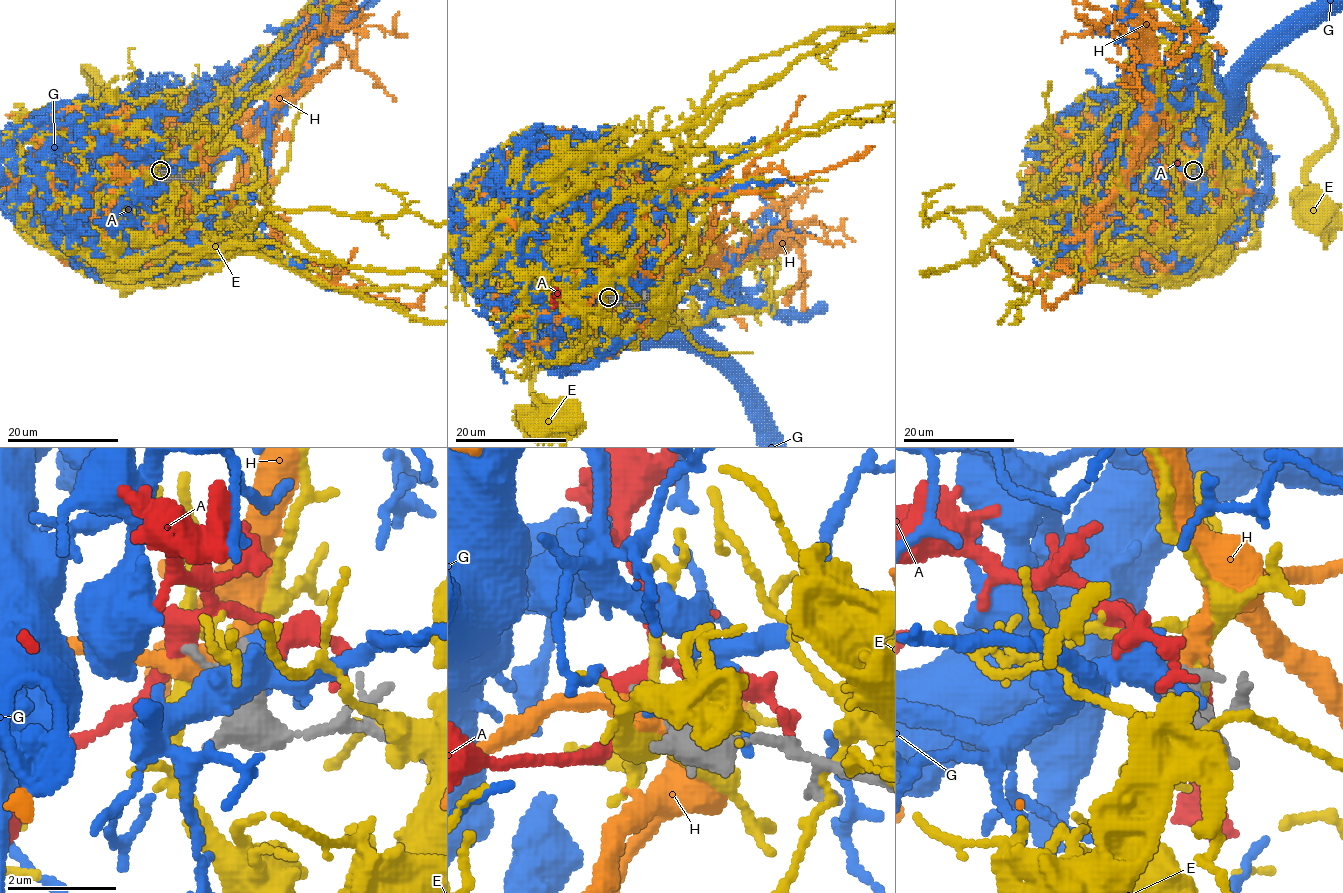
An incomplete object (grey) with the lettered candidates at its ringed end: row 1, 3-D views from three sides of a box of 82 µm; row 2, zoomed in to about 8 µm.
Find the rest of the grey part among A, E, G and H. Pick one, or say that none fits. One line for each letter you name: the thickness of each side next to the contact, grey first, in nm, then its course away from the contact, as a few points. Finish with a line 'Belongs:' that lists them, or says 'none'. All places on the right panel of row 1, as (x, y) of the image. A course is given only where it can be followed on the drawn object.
Belongs: none

